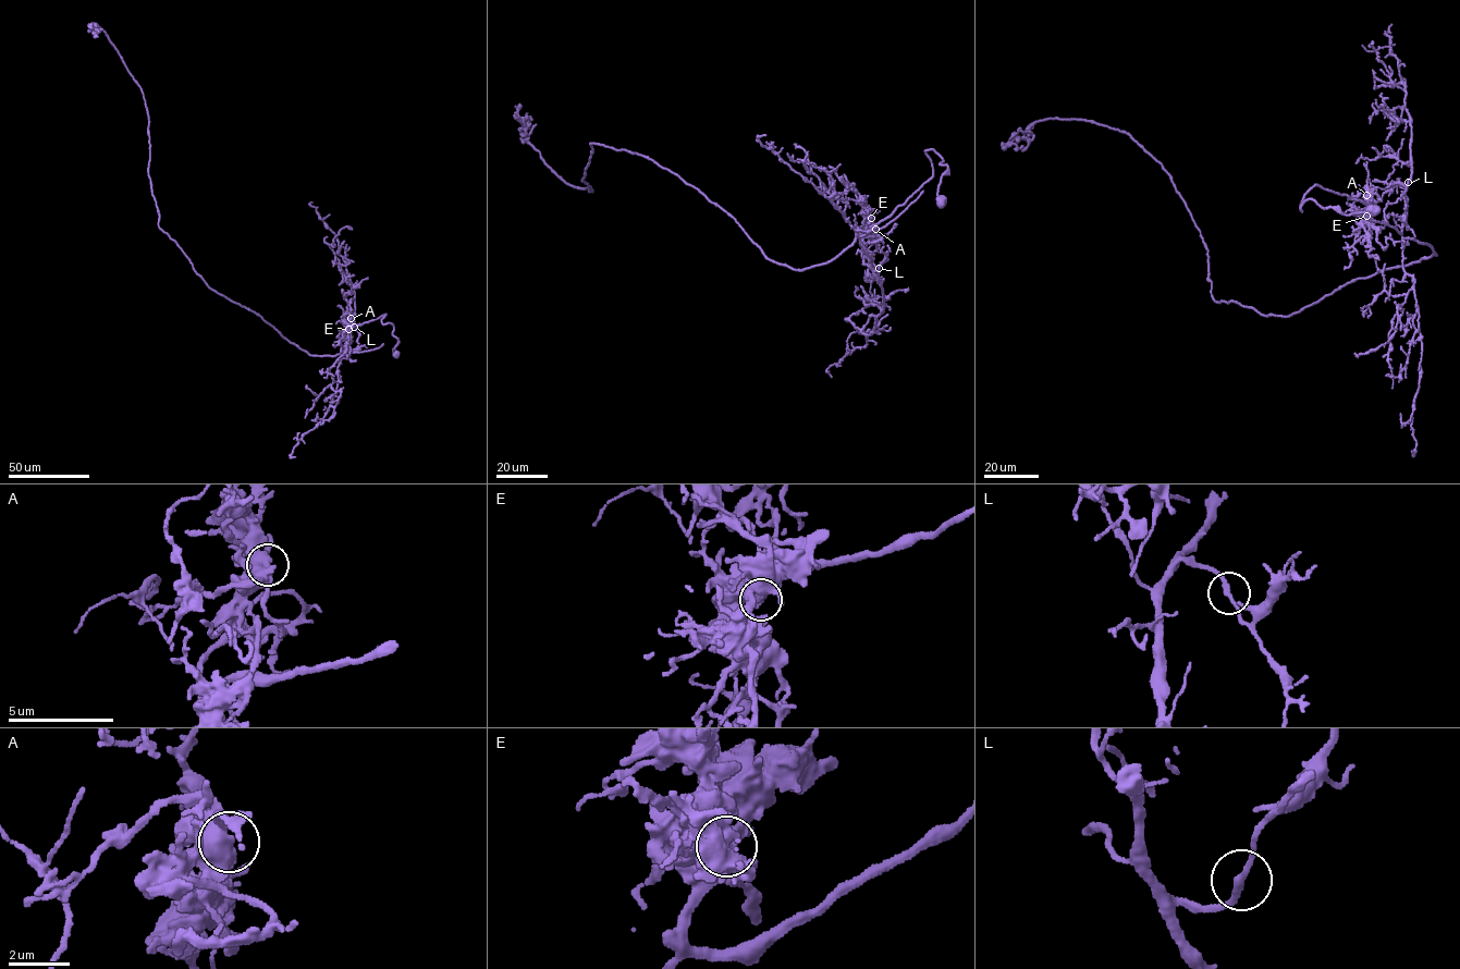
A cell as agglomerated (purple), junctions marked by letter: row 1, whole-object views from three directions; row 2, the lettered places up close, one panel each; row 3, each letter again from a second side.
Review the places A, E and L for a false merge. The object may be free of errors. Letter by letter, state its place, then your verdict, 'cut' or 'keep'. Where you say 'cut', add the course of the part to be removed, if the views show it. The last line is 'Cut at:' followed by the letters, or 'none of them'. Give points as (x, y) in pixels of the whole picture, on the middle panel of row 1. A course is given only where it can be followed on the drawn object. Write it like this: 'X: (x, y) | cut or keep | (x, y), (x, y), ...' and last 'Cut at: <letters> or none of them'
A: (875, 229) | keep
E: (871, 218) | cut | (870, 218), (870, 227), (887, 218), (931, 178), (928, 149), (947, 168), (937, 189), (937, 203), (944, 205)
L: (879, 268) | keep
Cut at: E

